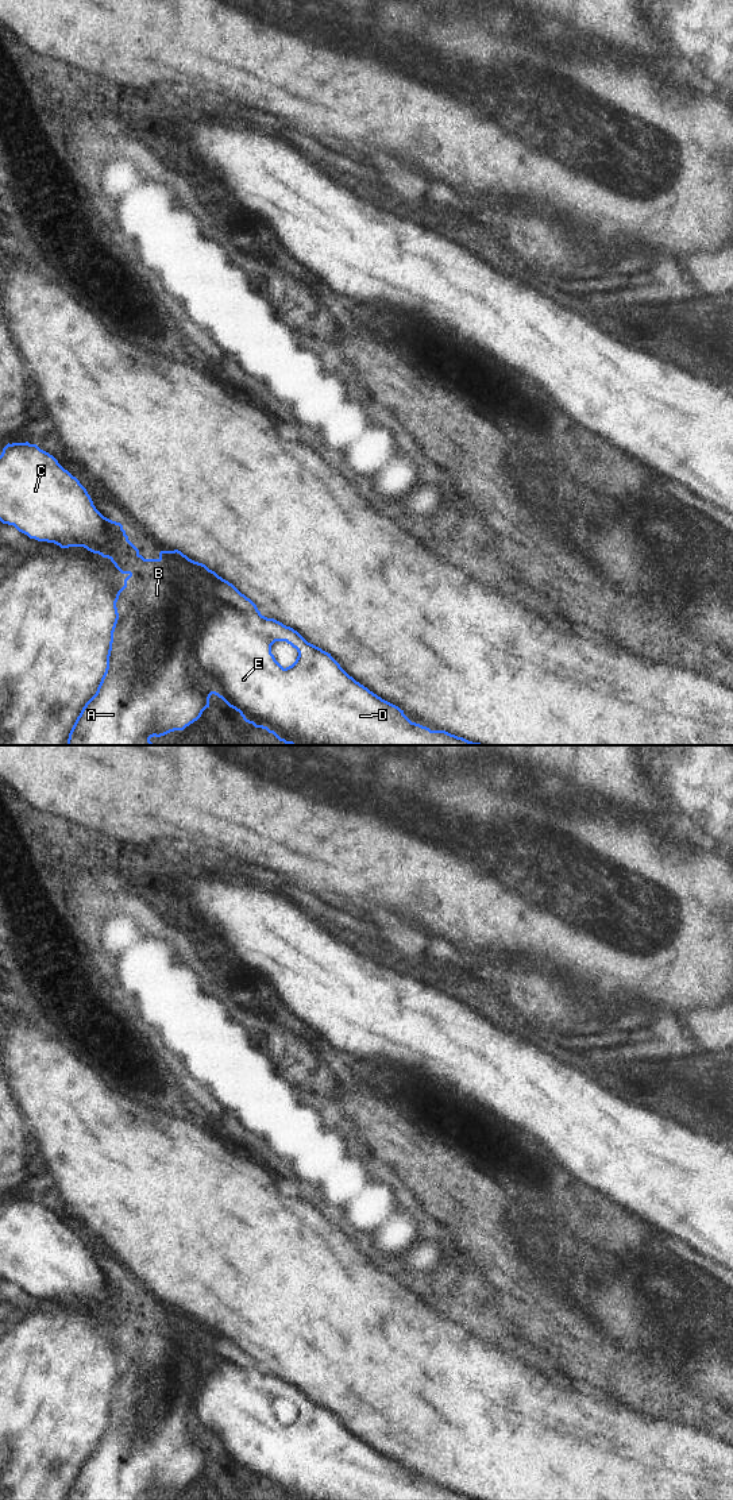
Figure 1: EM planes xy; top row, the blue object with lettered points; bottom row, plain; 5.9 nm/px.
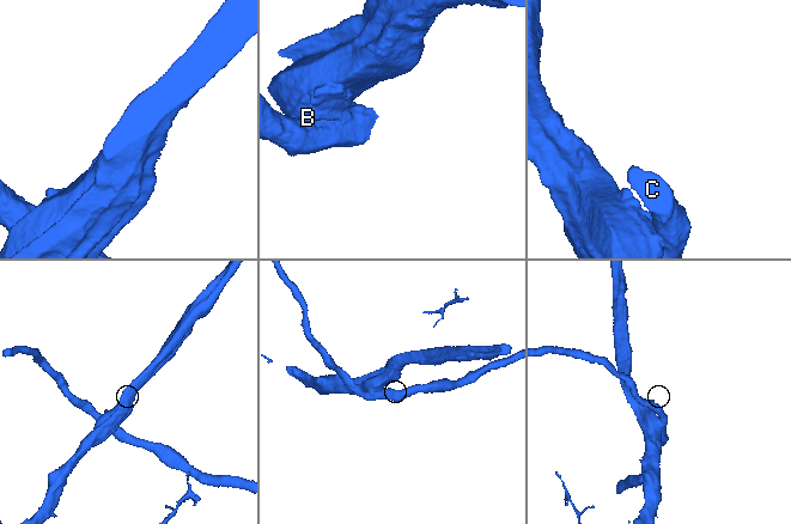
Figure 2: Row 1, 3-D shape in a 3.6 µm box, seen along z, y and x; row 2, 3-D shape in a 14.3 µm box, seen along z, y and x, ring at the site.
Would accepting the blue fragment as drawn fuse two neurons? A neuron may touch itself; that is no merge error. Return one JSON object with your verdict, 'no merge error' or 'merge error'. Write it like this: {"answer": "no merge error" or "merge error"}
{"answer": "merge error"}

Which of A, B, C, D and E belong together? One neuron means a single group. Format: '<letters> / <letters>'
A B / C D E

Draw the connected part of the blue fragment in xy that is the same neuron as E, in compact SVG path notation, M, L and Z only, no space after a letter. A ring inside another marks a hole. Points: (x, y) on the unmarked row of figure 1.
M223 1361L207 1376L196 1391L190 1419L204 1439L243 1476L266 1485L285 1500L481 1500L445 1486L431 1486L412 1478L398 1462L382 1455L350 1432L331 1410L308 1399L297 1387L267 1374L259 1366L243 1368ZM275 1397L286 1397L297 1405L296 1418L283 1424L271 1410Z

